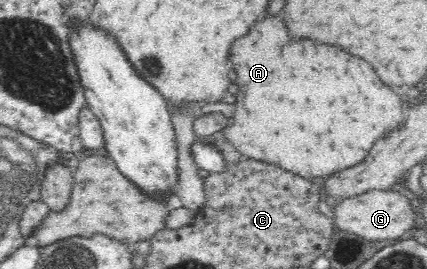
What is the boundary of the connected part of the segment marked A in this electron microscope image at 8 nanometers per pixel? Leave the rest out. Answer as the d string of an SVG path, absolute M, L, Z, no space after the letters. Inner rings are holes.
M268 16L254 22L246 36L230 46L230 62L238 76L236 110L231 127L221 132L234 146L238 157L274 163L302 178L320 182L359 163L371 149L374 139L401 123L405 98L390 90L370 62L348 54L340 46L322 44L314 38L292 36L284 18Z

